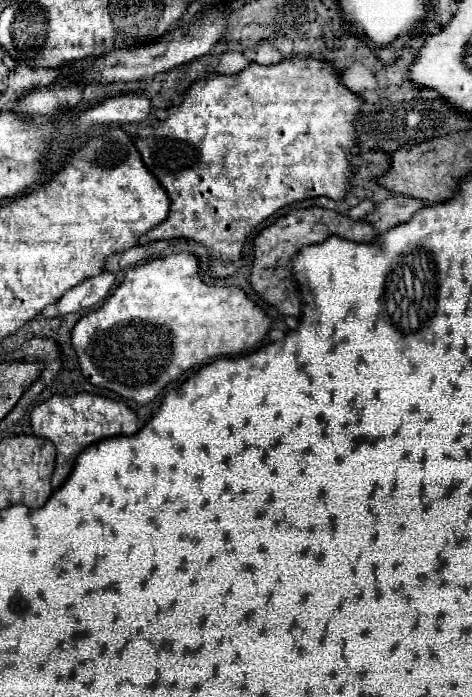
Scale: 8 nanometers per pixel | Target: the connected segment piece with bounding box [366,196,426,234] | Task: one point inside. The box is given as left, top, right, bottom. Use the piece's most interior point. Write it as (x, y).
(393, 211)

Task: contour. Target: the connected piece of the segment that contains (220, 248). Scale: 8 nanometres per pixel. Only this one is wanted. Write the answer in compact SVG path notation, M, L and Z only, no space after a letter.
M286 58L274 66L250 64L238 74L214 72L196 80L184 94L182 104L170 108L168 118L160 122L154 136L136 140L144 164L168 188L172 198L168 218L144 234L140 245L152 240L192 238L208 248L214 258L212 274L216 278L232 276L242 268L242 250L250 234L278 208L312 196L328 196L332 200L346 196L354 172L352 148L356 148L352 120L360 104L360 96L342 84L340 72L330 62L316 58Z

